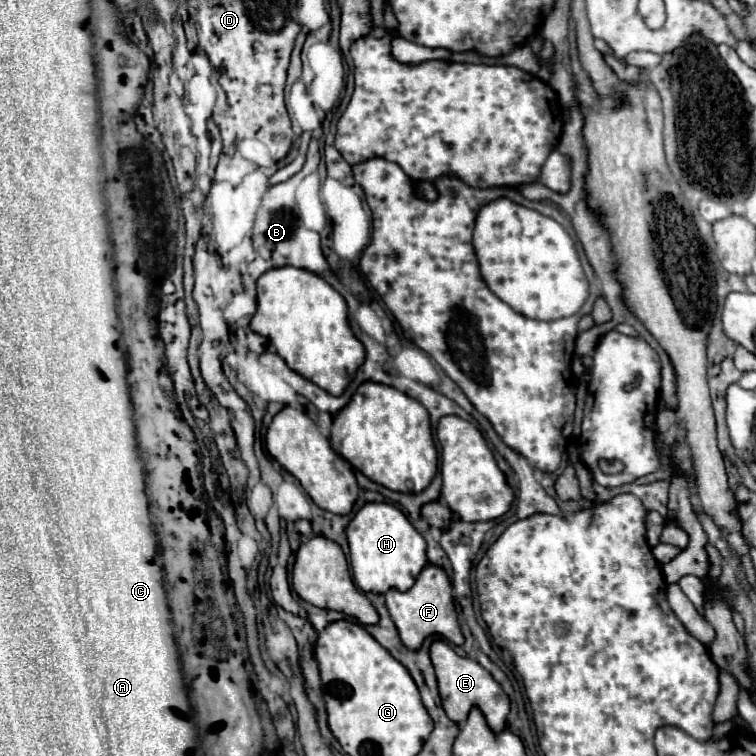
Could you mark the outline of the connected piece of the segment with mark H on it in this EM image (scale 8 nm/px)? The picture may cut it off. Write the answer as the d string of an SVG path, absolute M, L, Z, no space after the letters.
M366 503L346 525L350 545L350 567L362 591L386 593L388 589L408 591L428 563L426 541L412 527L406 515L390 503Z

